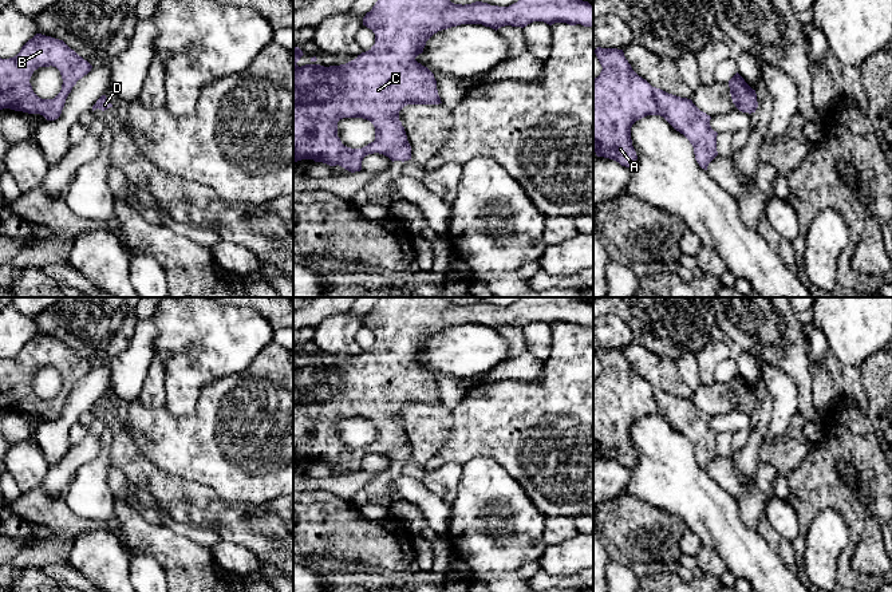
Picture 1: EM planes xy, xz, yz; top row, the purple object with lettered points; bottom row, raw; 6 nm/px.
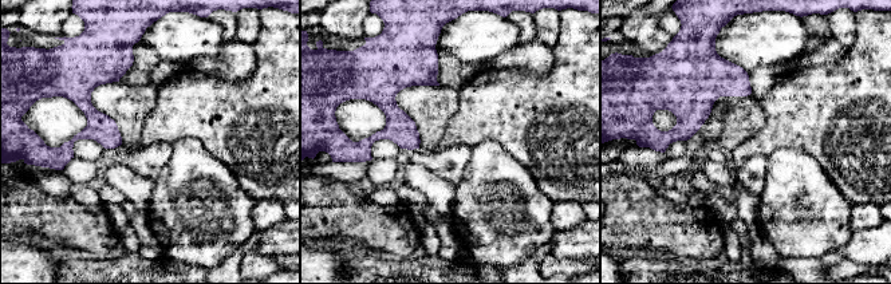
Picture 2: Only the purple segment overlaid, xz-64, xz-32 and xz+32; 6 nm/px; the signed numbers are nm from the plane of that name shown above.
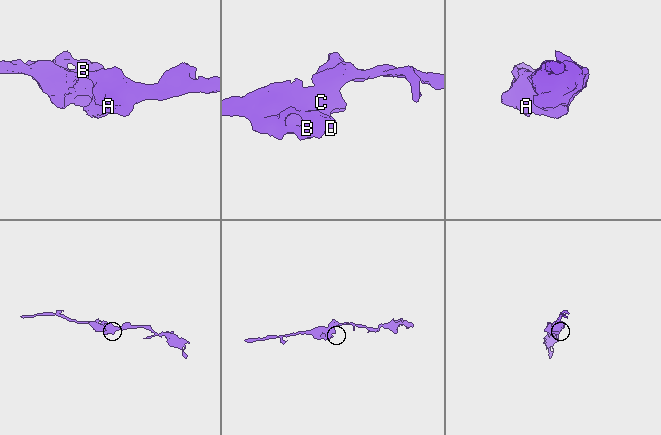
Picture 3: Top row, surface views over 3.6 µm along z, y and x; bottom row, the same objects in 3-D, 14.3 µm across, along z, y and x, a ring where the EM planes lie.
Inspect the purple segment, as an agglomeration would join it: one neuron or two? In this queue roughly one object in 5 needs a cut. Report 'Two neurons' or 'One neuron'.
One neuron

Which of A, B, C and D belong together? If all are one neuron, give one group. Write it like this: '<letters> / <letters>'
A B C D

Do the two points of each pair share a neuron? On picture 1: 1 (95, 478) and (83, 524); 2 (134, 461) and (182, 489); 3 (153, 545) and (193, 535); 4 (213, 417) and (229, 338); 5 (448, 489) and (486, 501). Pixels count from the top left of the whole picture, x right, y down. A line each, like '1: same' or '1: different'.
1: different
2: same
3: different
4: different
5: different

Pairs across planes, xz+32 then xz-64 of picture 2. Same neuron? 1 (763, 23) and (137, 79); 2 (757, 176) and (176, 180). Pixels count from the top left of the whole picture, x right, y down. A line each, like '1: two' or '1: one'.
1: two
2: two

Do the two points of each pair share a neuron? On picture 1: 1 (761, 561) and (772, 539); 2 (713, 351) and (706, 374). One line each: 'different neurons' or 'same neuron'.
1: different neurons
2: same neuron

